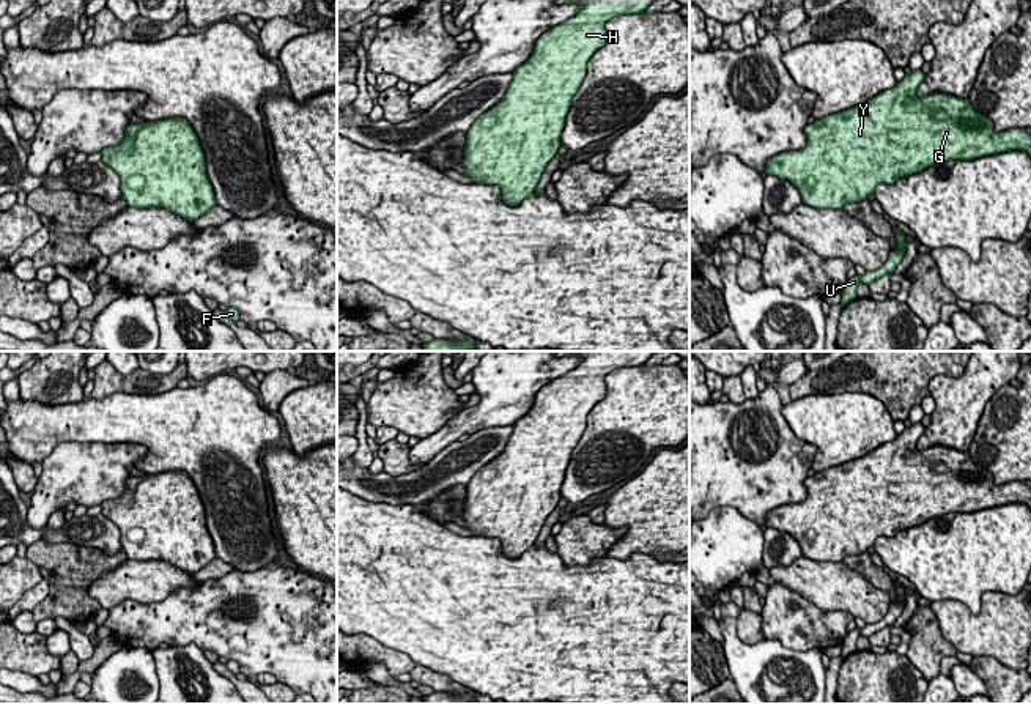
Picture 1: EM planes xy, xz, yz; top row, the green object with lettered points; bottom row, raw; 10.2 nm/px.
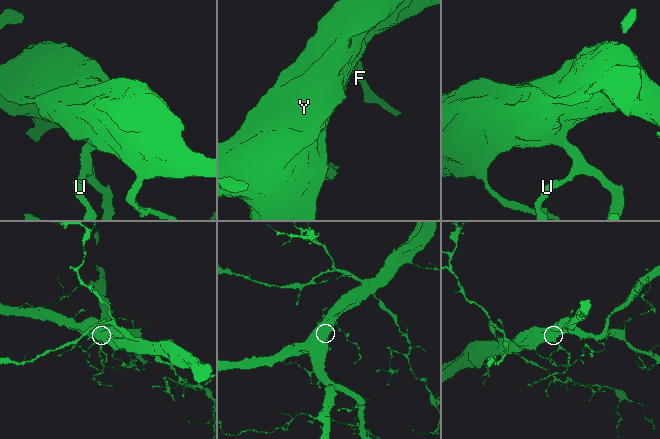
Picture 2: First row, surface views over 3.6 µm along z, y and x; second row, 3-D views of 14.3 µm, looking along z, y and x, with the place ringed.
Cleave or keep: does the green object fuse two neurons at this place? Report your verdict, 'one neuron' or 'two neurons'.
one neuron

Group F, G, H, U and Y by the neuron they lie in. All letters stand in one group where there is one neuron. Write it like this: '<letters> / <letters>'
F G H U Y

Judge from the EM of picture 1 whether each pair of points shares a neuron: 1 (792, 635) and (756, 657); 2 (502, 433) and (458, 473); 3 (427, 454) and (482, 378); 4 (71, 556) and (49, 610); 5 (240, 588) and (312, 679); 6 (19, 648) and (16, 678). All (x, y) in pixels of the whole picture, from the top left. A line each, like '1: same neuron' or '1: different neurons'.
1: different neurons
2: same neuron
3: same neuron
4: same neuron
5: same neuron
6: different neurons

